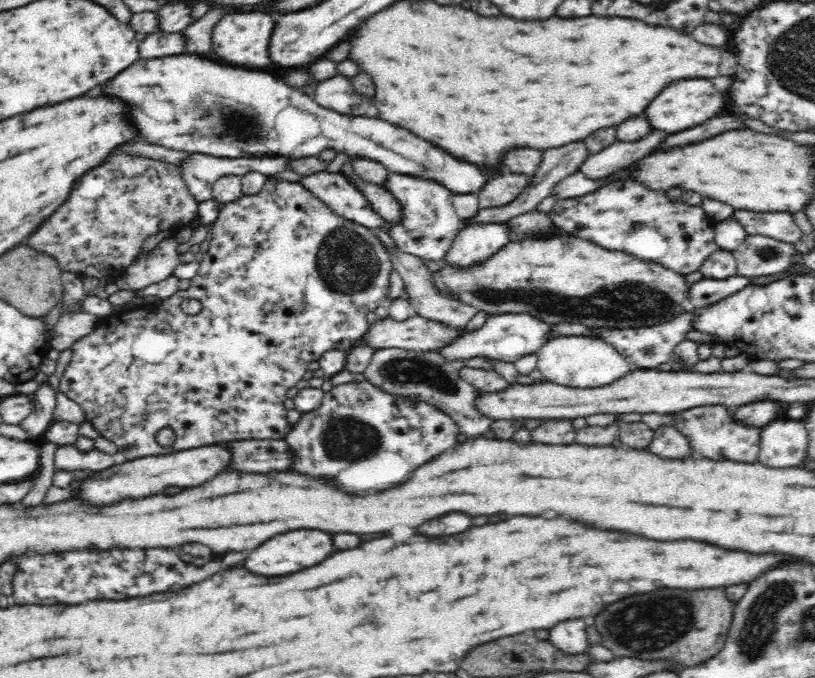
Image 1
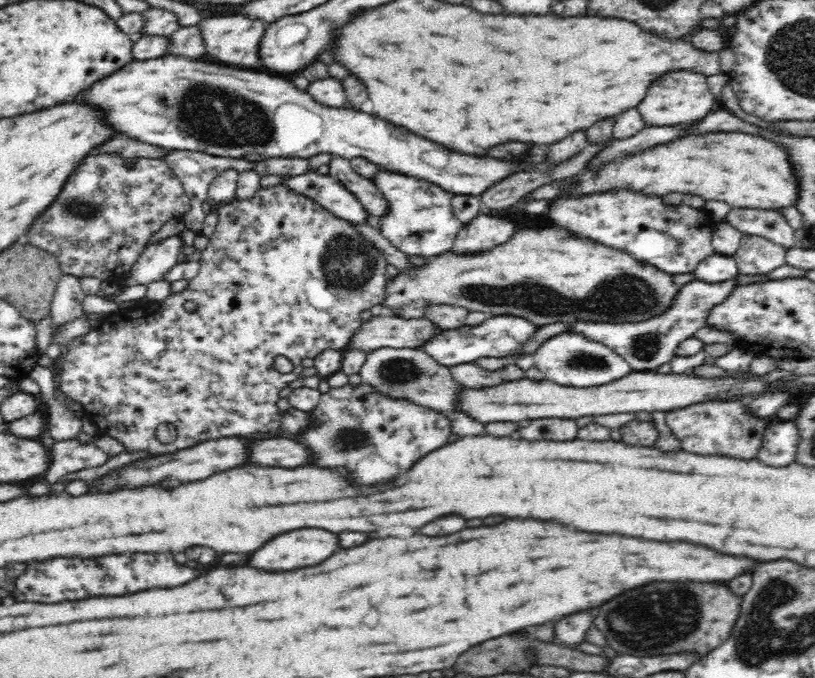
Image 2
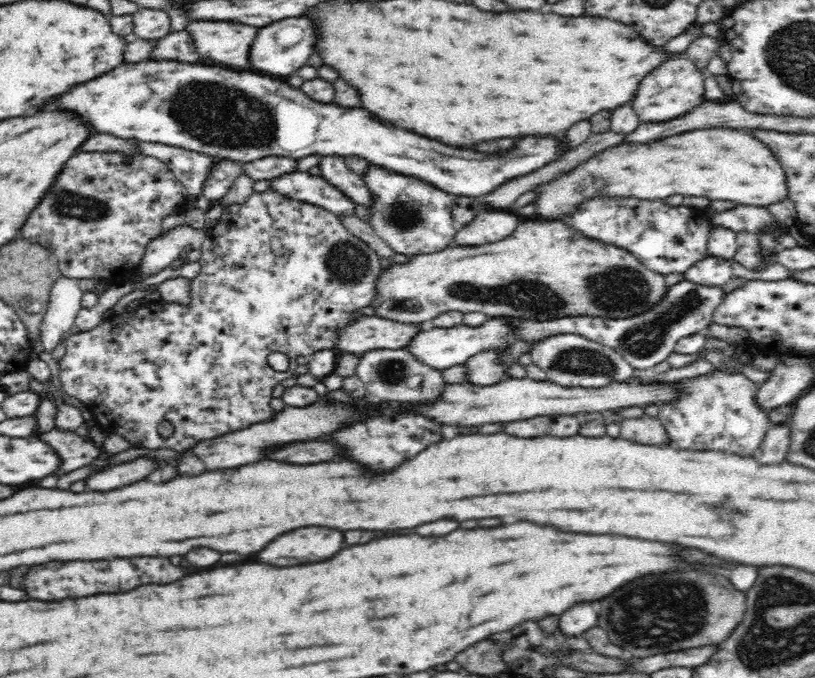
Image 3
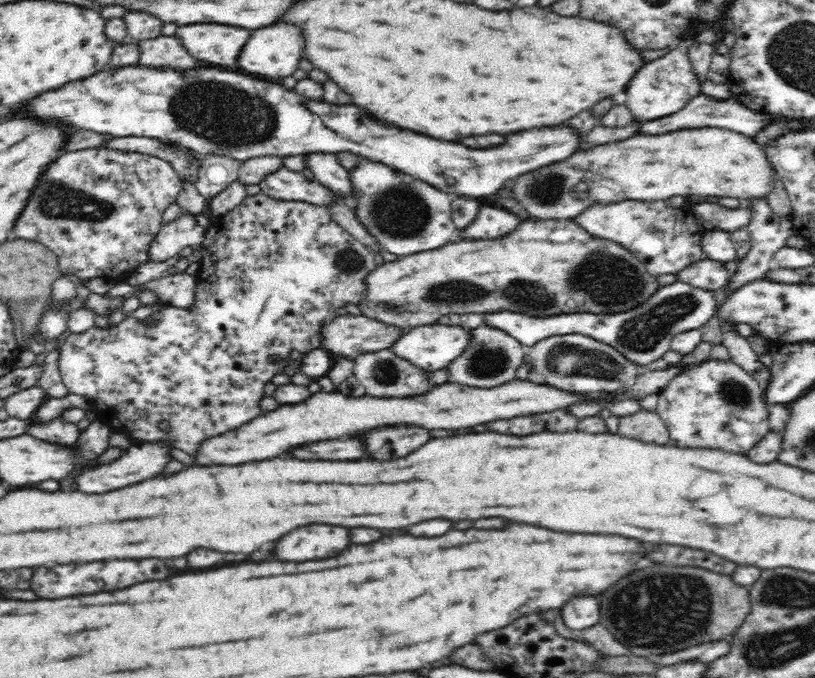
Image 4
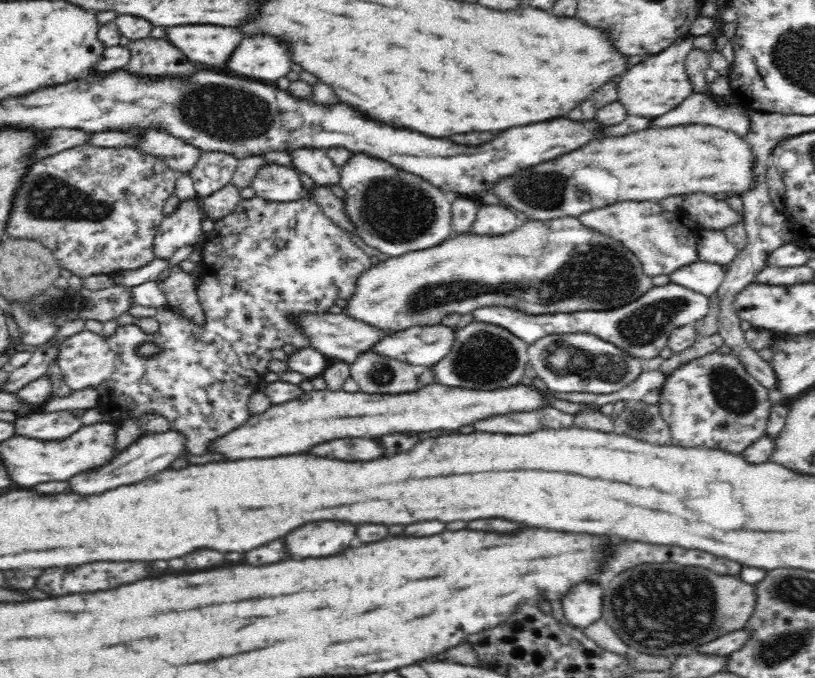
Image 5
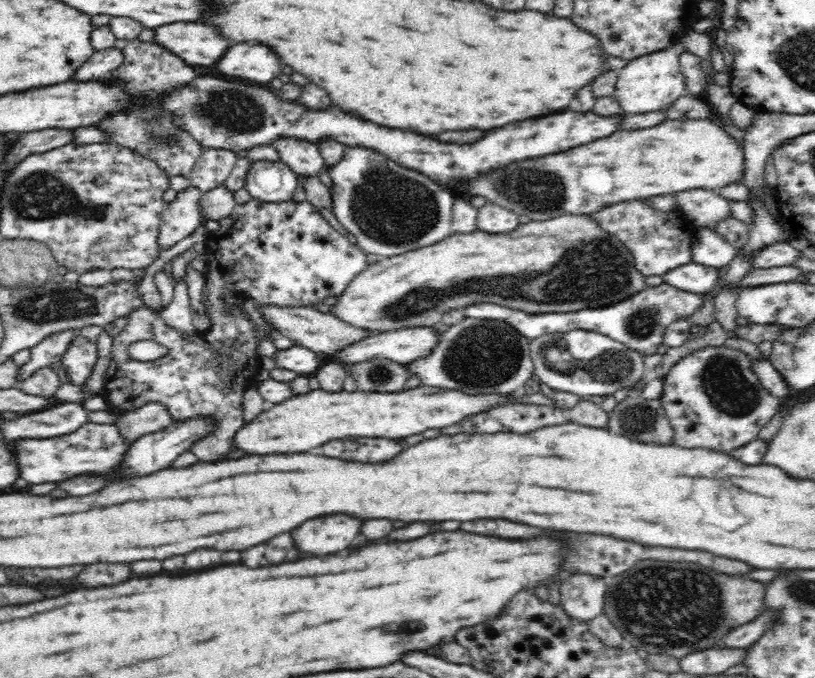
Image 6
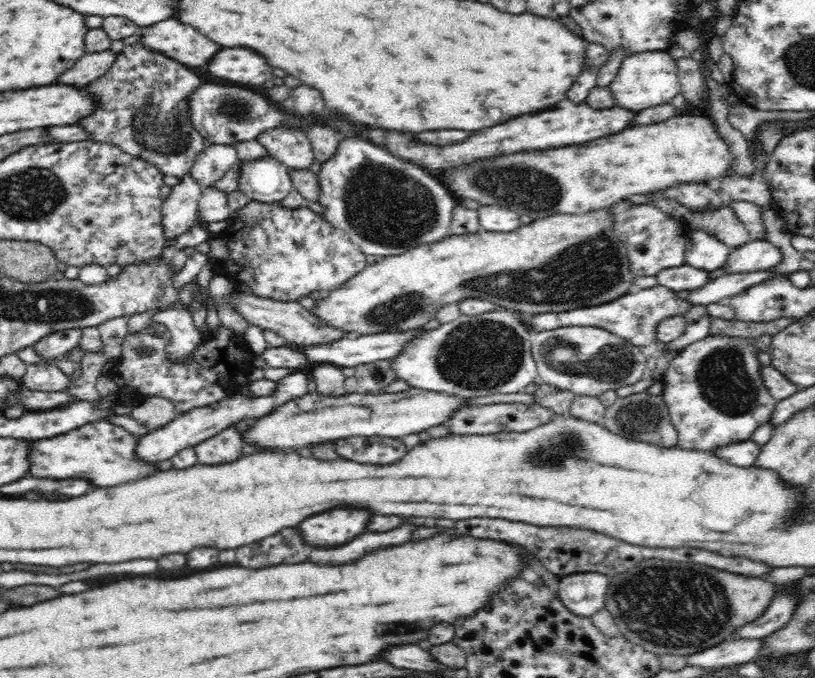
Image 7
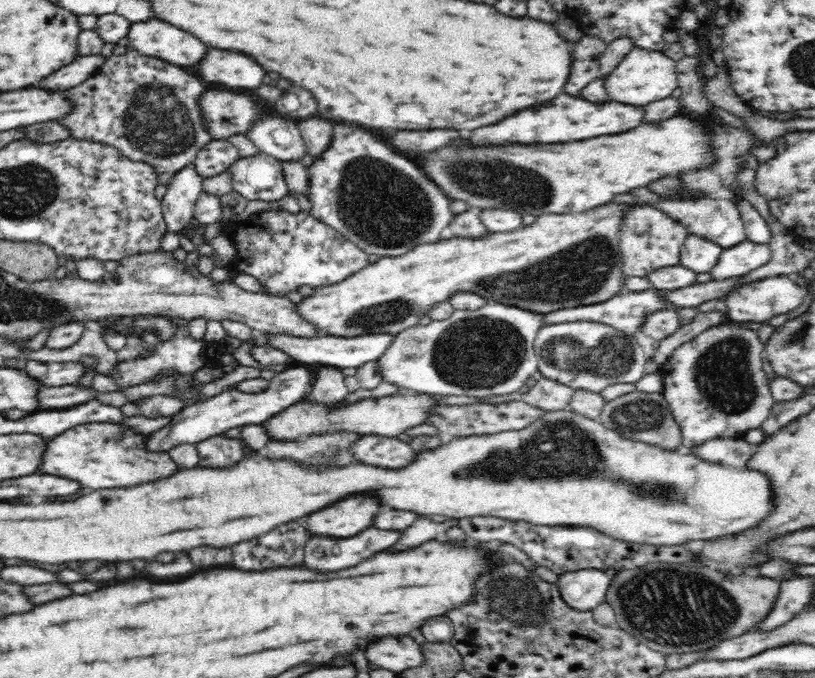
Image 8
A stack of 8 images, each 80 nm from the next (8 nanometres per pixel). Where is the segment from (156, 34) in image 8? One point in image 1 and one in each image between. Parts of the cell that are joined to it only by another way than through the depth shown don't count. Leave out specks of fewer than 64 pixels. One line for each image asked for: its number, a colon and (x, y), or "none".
1: (243, 38)
2: (234, 39)
3: (227, 43)
4: (215, 43)
5: (204, 43)
6: (198, 44)
7: (181, 42)

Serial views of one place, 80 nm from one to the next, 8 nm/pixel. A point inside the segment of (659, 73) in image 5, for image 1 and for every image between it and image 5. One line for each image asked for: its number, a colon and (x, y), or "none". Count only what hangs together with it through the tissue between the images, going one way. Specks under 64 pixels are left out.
1: (689, 103)
2: (682, 98)
3: (676, 88)
4: (663, 87)

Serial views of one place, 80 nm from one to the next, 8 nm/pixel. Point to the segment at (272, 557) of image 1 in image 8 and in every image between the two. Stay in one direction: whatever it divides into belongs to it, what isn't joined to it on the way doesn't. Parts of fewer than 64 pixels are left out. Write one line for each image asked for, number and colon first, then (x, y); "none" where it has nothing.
2: (309, 546)
3: (308, 545)
4: (317, 541)
5: (322, 539)
6: (329, 534)
7: (333, 528)
8: (349, 517)

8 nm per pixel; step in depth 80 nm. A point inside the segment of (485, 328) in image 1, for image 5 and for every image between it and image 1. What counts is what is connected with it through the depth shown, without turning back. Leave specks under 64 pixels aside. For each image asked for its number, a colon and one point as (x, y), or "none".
2: (500, 336)
3: (441, 348)
4: (432, 347)
5: (425, 345)

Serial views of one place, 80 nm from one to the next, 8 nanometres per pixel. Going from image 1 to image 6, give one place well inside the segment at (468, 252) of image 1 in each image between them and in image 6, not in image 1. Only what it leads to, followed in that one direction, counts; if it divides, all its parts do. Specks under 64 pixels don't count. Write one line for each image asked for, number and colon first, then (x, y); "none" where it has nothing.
2: (485, 232)
3: (489, 226)
4: (493, 222)
5: (491, 220)
6: (492, 218)

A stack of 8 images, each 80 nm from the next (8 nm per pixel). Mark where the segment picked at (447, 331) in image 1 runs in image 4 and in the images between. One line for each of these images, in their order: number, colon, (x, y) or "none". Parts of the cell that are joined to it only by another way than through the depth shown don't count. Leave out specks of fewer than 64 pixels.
2: (391, 332)
3: (368, 333)
4: (348, 336)

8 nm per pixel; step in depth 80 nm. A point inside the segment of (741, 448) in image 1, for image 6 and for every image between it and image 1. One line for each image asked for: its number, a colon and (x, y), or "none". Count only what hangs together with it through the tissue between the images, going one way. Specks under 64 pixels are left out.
2: (723, 428)
3: (717, 412)
4: (716, 405)
5: (712, 402)
6: (712, 399)

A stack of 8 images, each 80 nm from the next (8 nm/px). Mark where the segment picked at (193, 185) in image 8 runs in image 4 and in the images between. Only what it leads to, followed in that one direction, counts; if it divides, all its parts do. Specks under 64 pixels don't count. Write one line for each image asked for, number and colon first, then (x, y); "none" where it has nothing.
4: (173, 237)
5: (182, 228)
6: (182, 216)
7: (180, 211)

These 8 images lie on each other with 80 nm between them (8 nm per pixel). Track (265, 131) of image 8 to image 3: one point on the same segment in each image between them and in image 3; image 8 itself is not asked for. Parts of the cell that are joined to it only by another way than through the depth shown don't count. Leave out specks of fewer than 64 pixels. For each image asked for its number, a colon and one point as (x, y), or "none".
3: (334, 169)
4: (327, 170)
5: (316, 164)
6: (304, 158)
7: (291, 147)

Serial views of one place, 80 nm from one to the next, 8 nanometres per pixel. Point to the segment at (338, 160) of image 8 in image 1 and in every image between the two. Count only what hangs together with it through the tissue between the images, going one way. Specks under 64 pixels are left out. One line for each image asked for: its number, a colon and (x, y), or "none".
1: (430, 224)
2: (421, 222)
3: (415, 219)
4: (406, 216)
5: (395, 212)
6: (391, 210)
7: (386, 206)

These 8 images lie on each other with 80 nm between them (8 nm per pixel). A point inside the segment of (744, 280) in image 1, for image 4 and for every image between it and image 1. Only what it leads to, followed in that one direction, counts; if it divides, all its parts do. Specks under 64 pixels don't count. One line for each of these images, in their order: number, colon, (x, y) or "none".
2: (645, 345)
3: (644, 340)
4: (643, 335)

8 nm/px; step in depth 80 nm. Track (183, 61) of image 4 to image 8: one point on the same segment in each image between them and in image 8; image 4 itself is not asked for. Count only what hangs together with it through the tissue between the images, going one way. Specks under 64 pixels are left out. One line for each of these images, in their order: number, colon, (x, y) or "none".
5: (153, 56)
6: (149, 69)
7: (143, 110)
8: (147, 108)

